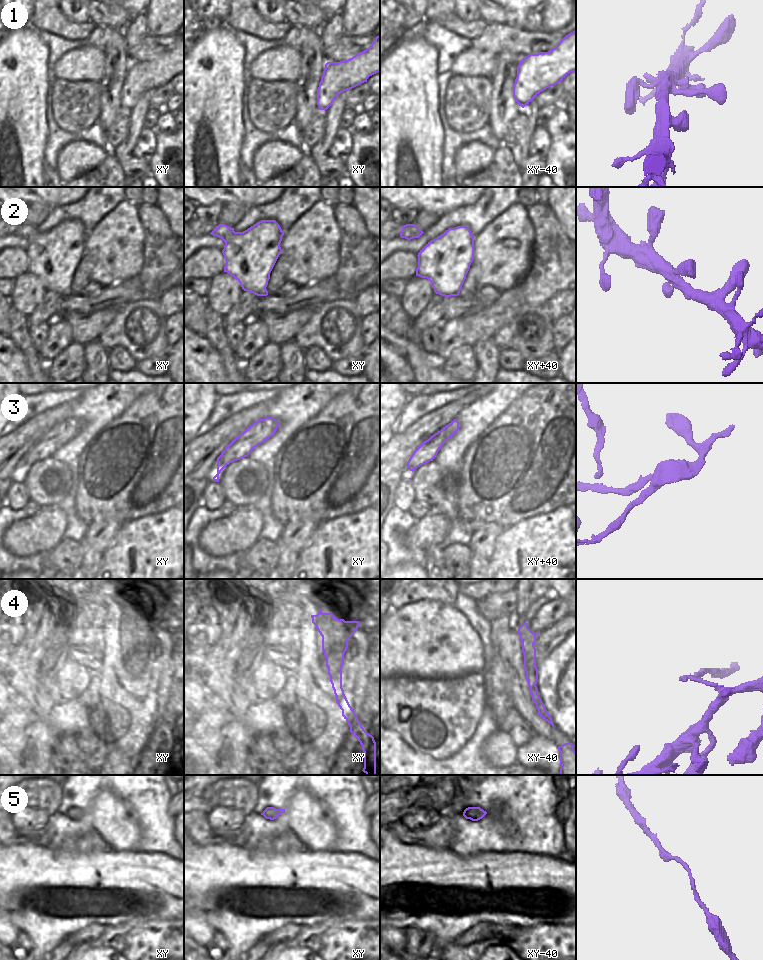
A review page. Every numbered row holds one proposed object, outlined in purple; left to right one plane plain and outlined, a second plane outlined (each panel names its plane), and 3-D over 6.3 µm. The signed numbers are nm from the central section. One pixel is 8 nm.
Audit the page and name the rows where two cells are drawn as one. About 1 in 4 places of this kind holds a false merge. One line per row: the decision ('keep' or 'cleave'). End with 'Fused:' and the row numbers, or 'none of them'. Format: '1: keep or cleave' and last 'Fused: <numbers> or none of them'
1: keep
2: keep
3: cleave
4: cleave
5: keep
Fused: 3, 4

